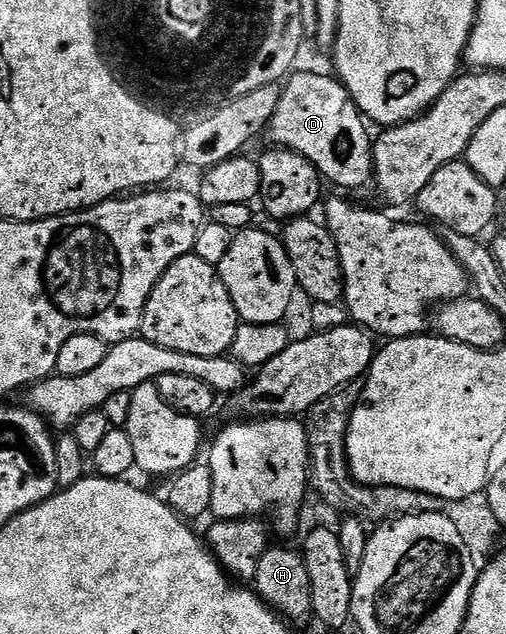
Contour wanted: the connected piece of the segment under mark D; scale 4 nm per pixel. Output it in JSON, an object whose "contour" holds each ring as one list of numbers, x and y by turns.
{"contour":[[304,70,301,74,293,73,283,83,278,112,270,120,266,134,272,137,271,145,276,148,293,150,302,155,320,173,321,179,333,182,344,190,360,190,364,185,373,181,372,173,372,148,373,135,368,135,369,123,366,121,350,92,340,83,339,78,328,74,315,74,312,70]]}

